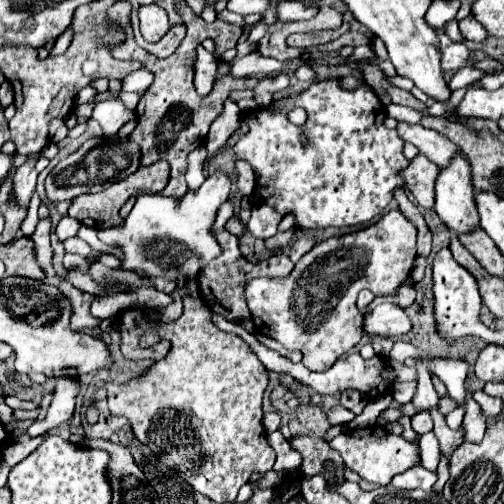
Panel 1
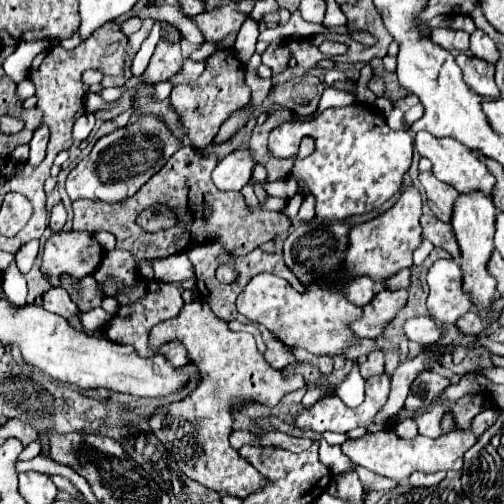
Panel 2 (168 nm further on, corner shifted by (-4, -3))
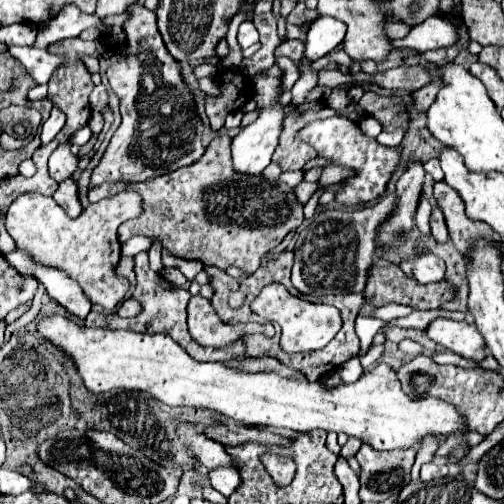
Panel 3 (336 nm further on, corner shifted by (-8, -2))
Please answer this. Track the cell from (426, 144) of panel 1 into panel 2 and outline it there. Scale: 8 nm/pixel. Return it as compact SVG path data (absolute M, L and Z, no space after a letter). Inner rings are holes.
M420 131L420 133L416 133L416 137L414 137L414 149L416 149L422 157L426 157L426 159L432 161L432 173L434 173L440 181L452 185L452 187L458 189L460 193L466 193L466 191L482 191L482 193L490 195L496 179L490 175L490 171L486 169L486 165L484 165L472 151L468 151L460 141L450 139L450 137L438 139L438 137L430 135L430 133Z

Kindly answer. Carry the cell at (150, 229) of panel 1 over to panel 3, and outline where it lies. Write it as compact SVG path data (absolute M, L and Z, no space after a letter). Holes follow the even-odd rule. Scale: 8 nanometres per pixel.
M276 64L252 80L252 98L258 104L258 118L250 126L242 128L238 136L232 140L232 160L238 172L260 174L272 160L272 154L278 146L278 140L284 128L284 118L286 118L284 106L280 104L280 96L282 96L280 86L282 86L282 70Z

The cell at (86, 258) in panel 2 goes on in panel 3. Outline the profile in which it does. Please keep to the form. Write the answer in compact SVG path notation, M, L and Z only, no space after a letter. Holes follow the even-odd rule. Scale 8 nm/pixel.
M134 190L118 192L96 204L88 204L78 218L68 218L64 210L42 194L22 194L8 208L6 230L14 238L16 246L32 254L46 266L64 270L74 278L84 294L106 310L114 310L128 292L128 280L116 274L120 262L120 242L118 226L126 220L138 218L142 214L142 198Z

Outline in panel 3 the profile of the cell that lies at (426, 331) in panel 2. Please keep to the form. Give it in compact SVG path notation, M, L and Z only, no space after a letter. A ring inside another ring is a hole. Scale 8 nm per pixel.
M438 318L428 326L426 332L434 342L444 346L446 350L460 354L466 360L482 362L486 358L486 342L472 322Z

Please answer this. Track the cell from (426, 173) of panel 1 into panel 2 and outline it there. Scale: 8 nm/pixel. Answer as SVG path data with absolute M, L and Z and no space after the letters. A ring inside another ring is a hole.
M422 171L418 175L424 191L426 191L426 197L428 197L428 205L432 209L432 213L440 219L440 221L450 221L450 215L452 215L452 205L454 205L454 199L458 197L458 191L448 187L446 183L438 181L434 177L432 171Z

